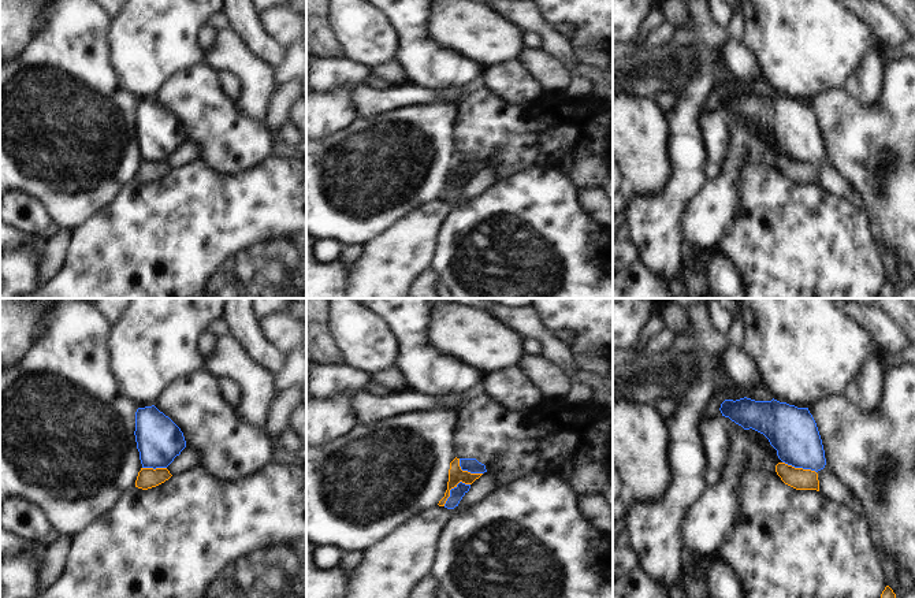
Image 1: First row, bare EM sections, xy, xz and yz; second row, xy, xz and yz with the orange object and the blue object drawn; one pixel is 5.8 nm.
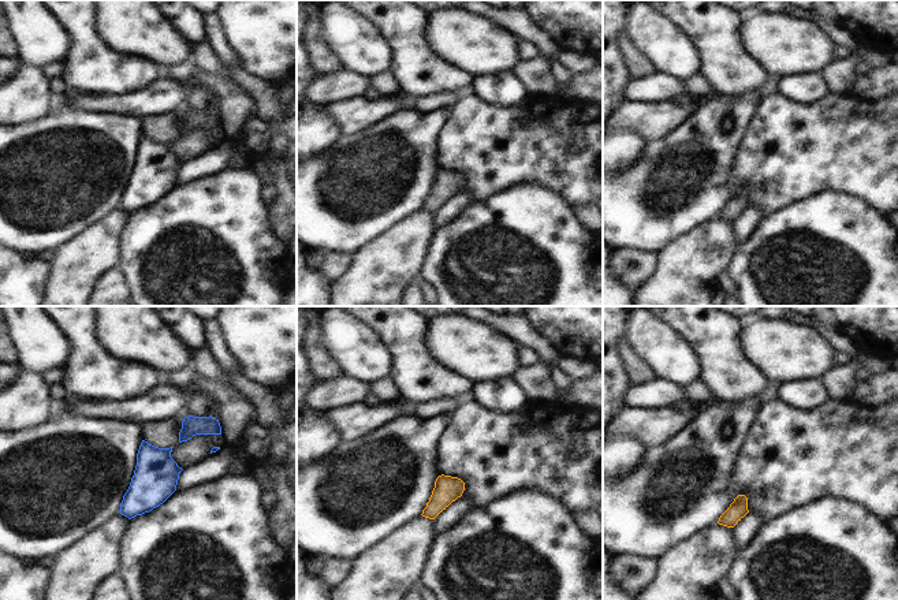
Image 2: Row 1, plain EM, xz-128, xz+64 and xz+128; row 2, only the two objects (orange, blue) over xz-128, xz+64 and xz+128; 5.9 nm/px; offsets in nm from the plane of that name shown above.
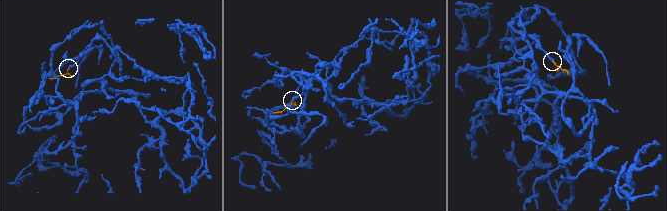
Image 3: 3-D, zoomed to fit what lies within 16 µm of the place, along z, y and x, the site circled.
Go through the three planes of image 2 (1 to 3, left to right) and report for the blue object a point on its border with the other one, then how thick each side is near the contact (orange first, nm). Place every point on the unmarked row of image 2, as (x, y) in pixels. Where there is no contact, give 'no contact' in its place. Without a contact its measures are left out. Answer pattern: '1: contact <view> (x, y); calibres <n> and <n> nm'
1: no contact
2: no contact
3: no contact

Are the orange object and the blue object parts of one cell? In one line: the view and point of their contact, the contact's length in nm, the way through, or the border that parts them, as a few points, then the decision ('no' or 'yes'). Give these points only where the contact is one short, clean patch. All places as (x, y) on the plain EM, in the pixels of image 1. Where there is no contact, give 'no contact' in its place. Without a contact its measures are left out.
contact xz (452, 181); length 200 nm; border xz (469, 177), (457, 177), (450, 184), (450, 189), (443, 199); no

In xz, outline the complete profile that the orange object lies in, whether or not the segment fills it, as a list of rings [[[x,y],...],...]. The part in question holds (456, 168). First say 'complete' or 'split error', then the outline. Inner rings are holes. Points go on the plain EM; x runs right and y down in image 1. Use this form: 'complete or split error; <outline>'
complete; [[[454,152],[450,156],[449,163],[449,175],[447,175],[447,183],[445,186],[445,190],[439,194],[439,200],[445,200],[447,192],[450,190],[450,183],[457,181],[460,175],[465,178],[472,178],[476,172],[479,172],[483,167],[470,167],[468,164],[462,164],[460,160],[460,152]]]

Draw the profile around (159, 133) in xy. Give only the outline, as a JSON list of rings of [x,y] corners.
[[[155,99],[137,103],[134,129],[142,161],[167,161],[186,141],[181,122]]]

